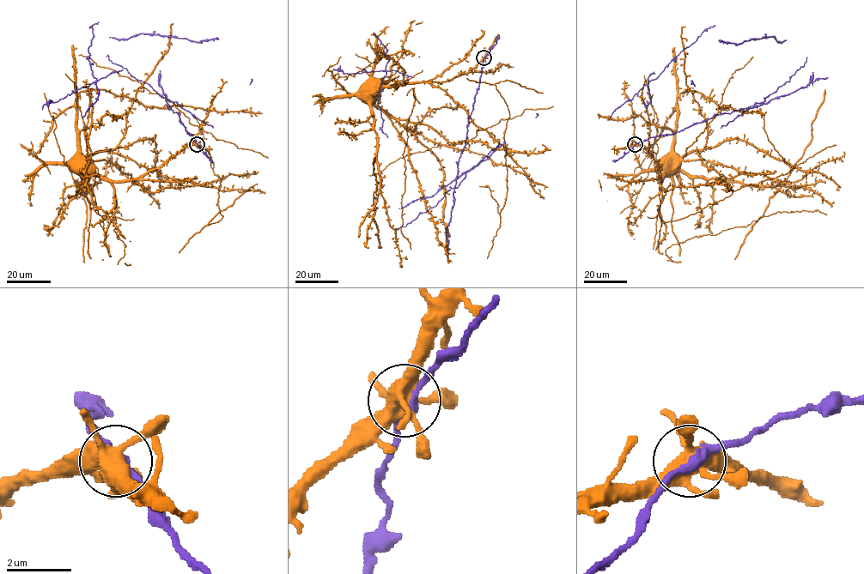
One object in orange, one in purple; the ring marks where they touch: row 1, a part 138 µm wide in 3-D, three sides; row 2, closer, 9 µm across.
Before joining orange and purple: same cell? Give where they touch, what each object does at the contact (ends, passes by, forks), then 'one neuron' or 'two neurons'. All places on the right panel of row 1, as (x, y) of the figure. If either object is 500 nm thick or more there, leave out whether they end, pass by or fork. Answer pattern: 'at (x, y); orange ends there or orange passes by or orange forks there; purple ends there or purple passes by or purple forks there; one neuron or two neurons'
at (635, 144); orange forks there; purple passes by; two neurons

